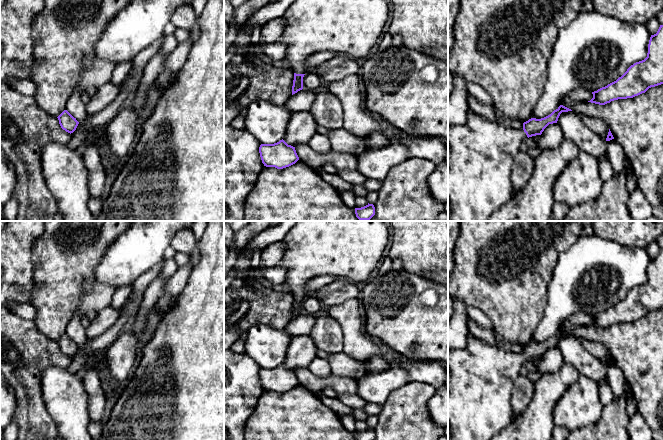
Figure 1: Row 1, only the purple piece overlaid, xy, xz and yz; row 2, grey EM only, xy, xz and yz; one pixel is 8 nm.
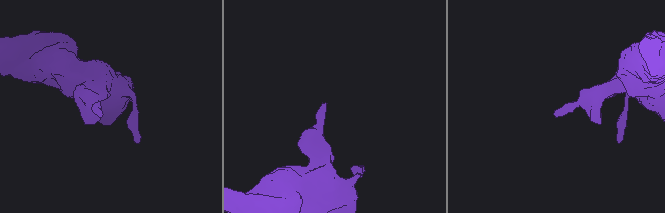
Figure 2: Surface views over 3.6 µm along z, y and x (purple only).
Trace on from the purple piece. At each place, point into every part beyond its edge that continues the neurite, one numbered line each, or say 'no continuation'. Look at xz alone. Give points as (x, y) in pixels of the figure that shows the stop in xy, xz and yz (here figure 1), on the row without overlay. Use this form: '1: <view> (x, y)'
1: xz (352, 250)

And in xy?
no continuation

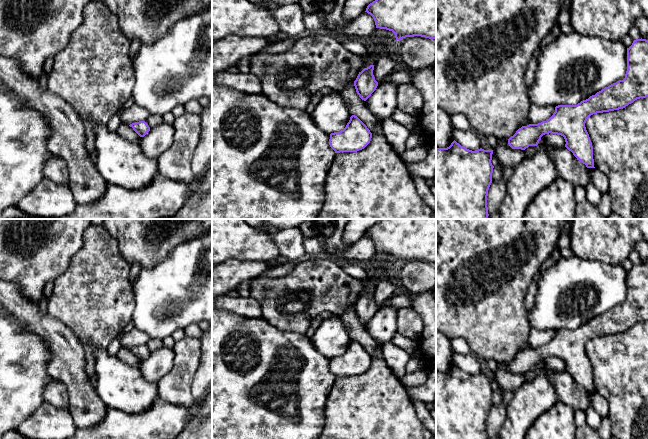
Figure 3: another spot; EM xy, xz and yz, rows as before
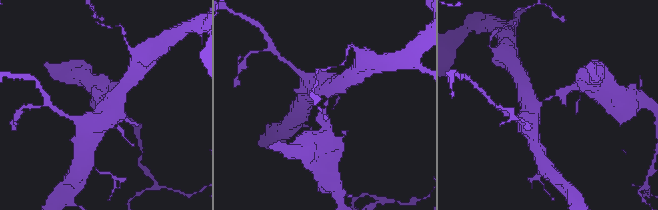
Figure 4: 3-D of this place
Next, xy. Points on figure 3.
no continuation

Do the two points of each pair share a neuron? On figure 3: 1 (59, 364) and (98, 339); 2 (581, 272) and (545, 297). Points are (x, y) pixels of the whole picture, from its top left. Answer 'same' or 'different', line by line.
1: different
2: same

